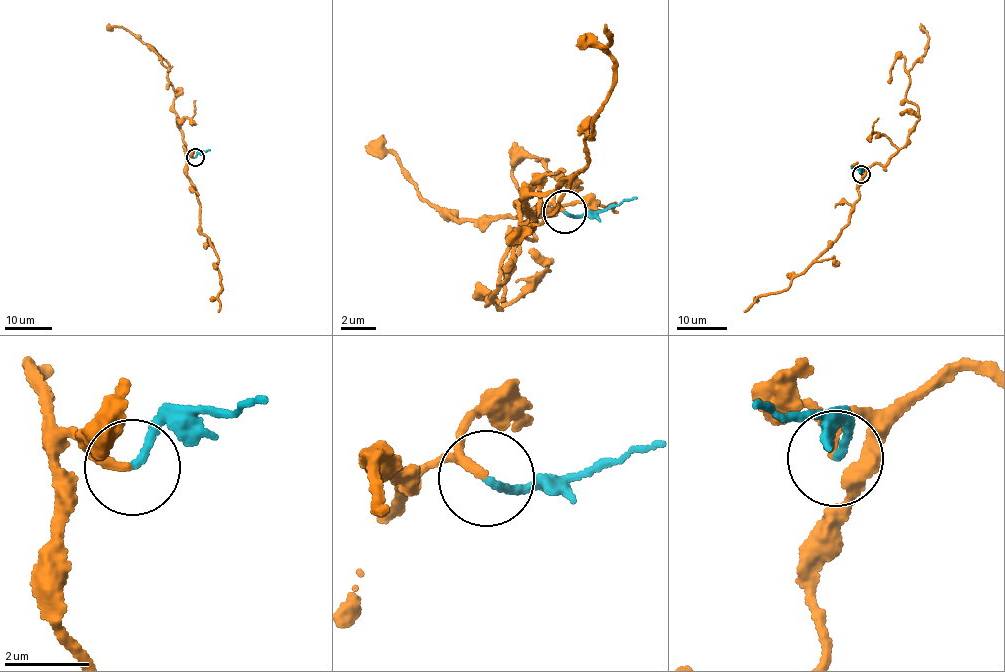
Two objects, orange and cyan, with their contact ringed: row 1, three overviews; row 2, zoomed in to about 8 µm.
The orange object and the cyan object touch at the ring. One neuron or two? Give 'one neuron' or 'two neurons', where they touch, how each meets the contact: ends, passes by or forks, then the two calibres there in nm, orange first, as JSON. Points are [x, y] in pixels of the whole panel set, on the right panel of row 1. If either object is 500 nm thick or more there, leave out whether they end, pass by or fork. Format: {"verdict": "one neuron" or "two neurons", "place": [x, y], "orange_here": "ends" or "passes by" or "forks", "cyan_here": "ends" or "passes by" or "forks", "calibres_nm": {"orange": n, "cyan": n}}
{"verdict": "one neuron", "place": [861, 174], "orange_here": "ends", "cyan_here": "ends", "calibres_nm": {"orange": 190, "cyan": 170}}

